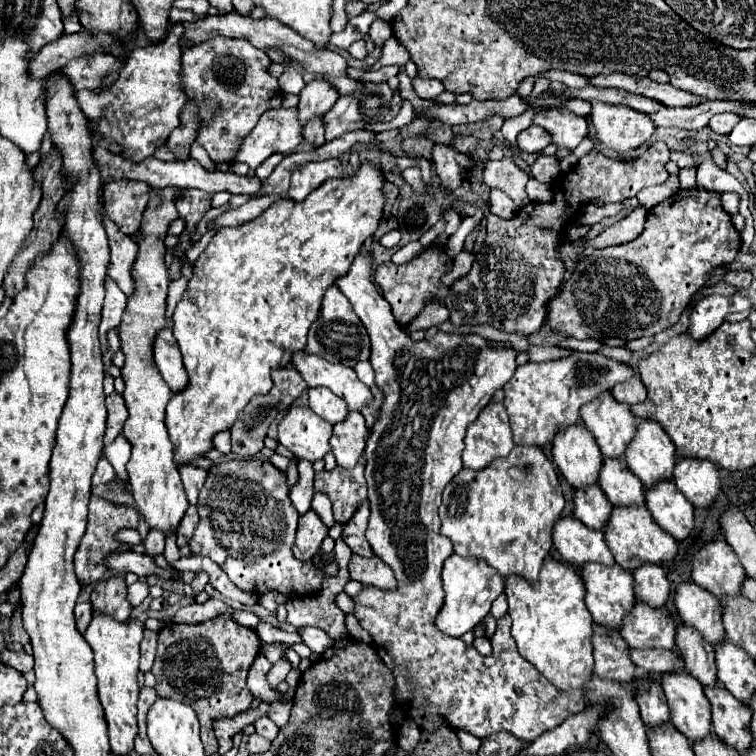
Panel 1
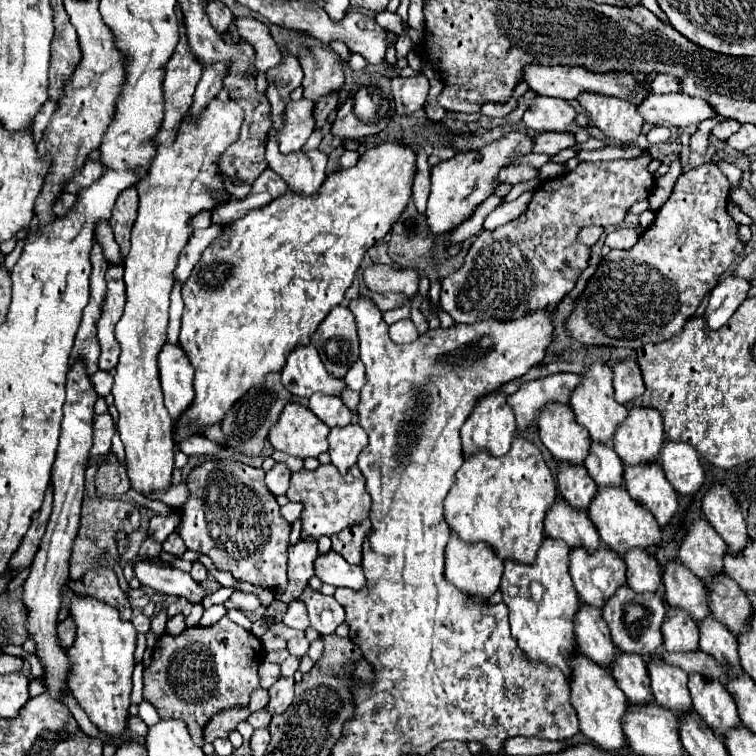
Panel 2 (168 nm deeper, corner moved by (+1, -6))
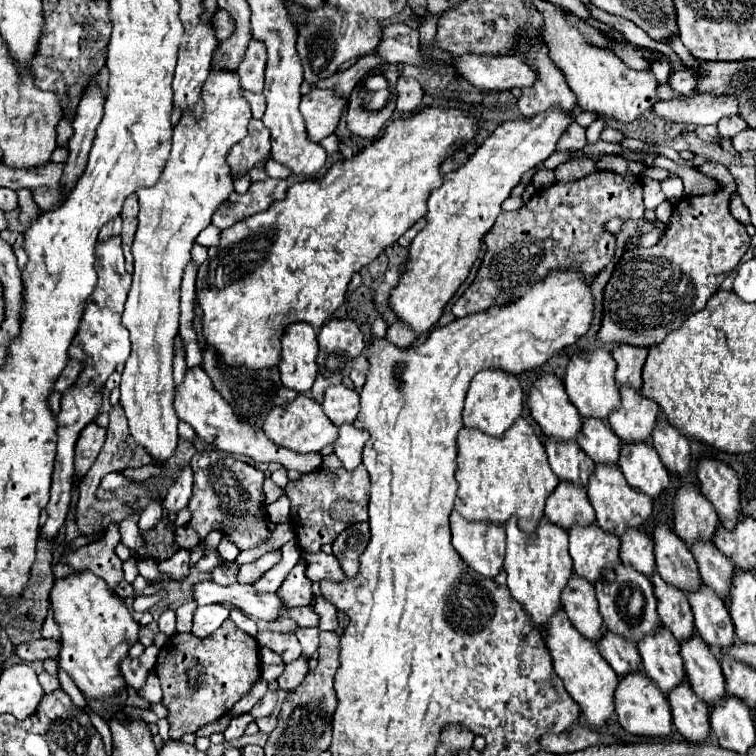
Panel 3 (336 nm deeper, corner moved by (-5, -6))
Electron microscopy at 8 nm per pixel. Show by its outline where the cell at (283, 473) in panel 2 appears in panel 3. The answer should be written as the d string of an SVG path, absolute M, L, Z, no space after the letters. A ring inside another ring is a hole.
M267 478L263 484L263 494L265 494L265 504L273 504L279 496L283 496L283 490L277 488L277 484L273 484L271 478Z

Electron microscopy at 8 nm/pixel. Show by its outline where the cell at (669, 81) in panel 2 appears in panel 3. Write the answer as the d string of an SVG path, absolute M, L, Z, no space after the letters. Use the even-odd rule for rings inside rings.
M685 68L685 70L677 72L677 74L673 74L669 84L679 94L691 94L695 90L695 86L697 86L697 80L699 80L699 76L691 68Z

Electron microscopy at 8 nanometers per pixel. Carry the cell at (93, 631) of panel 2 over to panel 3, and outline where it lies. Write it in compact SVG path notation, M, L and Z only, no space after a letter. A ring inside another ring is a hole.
M91 570L57 578L53 582L49 602L53 618L61 630L61 668L67 670L77 688L89 698L105 698L119 692L125 686L119 662L127 656L139 634L137 622L131 618L125 602Z

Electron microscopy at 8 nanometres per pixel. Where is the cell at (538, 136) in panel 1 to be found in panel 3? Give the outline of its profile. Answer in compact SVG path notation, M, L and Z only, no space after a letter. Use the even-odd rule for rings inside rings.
M573 122L567 132L561 136L557 150L581 150L587 144L587 136L585 136L585 128L579 126L577 122Z

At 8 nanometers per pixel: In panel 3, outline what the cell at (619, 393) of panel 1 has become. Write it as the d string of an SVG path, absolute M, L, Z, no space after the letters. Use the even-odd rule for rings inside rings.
M619 344L613 348L611 356L617 362L617 384L631 384L635 390L641 388L641 370L643 362L647 358L647 348L637 348L637 346L627 346Z

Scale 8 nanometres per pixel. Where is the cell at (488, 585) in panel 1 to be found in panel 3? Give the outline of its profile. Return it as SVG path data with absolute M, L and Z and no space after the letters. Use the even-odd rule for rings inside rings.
M457 510L451 512L453 548L459 556L487 578L495 578L503 568L505 528L493 522L469 522Z

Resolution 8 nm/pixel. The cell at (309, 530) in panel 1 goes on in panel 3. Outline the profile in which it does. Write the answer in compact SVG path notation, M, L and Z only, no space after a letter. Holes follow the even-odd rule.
M297 562L297 566L289 572L285 582L279 586L277 596L289 608L311 604L313 592L311 592L311 582L307 582L307 576L303 574L303 562Z

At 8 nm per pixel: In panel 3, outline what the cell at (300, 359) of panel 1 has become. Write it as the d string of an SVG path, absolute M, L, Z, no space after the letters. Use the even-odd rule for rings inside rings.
M295 322L283 330L279 372L287 388L307 392L317 376L317 332L305 322Z

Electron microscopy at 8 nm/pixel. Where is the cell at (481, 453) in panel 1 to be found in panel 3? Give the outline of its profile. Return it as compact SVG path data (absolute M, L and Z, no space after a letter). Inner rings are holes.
M481 370L469 386L463 410L463 422L469 428L479 428L485 434L495 438L503 436L503 432L521 416L523 408L523 390L519 388L519 380L515 374L507 374L505 370Z

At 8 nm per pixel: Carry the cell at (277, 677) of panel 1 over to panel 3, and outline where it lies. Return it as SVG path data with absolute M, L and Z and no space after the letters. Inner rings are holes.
M313 626L313 628L299 628L295 632L295 636L299 638L301 646L303 646L303 654L305 656L313 656L313 652L317 650L317 644L319 644L319 628Z

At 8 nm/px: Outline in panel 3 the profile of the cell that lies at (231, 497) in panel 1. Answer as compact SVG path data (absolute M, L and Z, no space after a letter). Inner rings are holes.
M209 452L211 464L203 470L197 466L197 460L191 462L195 482L193 482L193 496L189 500L189 510L193 514L191 526L201 540L213 530L221 528L225 536L229 536L239 550L251 550L253 546L261 544L269 536L267 522L259 522L259 518L265 516L265 506L263 506L263 472L253 468L247 462L235 460L233 456L225 456L219 452Z

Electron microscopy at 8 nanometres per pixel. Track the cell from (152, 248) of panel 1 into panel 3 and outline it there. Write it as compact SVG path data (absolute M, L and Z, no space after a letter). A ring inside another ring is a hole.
M219 68L211 72L211 78L203 90L205 112L197 120L191 110L185 110L179 124L173 128L173 148L169 160L163 168L161 180L151 188L139 188L135 194L139 198L139 226L133 242L135 256L135 272L129 298L125 302L123 326L131 332L131 356L125 362L123 380L121 380L121 406L129 420L131 436L137 444L145 446L153 460L167 460L177 446L177 414L173 408L175 384L171 376L173 366L173 338L179 332L179 288L183 266L191 258L191 248L195 238L203 228L211 224L211 216L219 204L223 204L229 194L233 194L233 180L229 176L231 168L227 166L227 150L243 136L247 136L247 124L251 120L249 104L239 86L239 74L229 68Z

